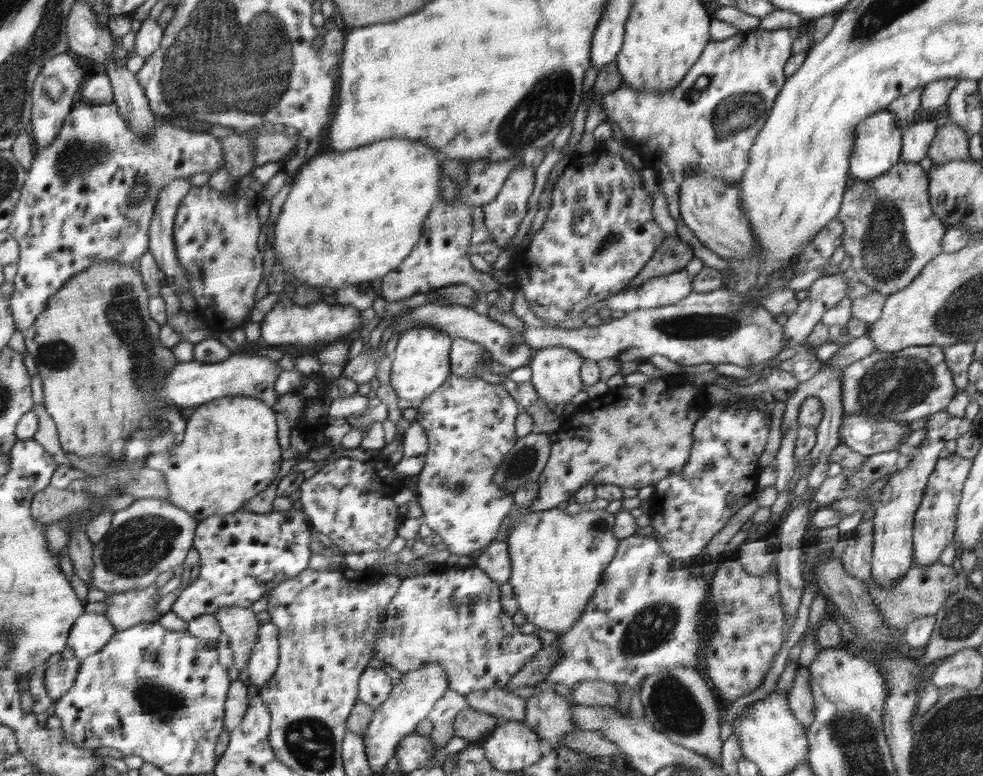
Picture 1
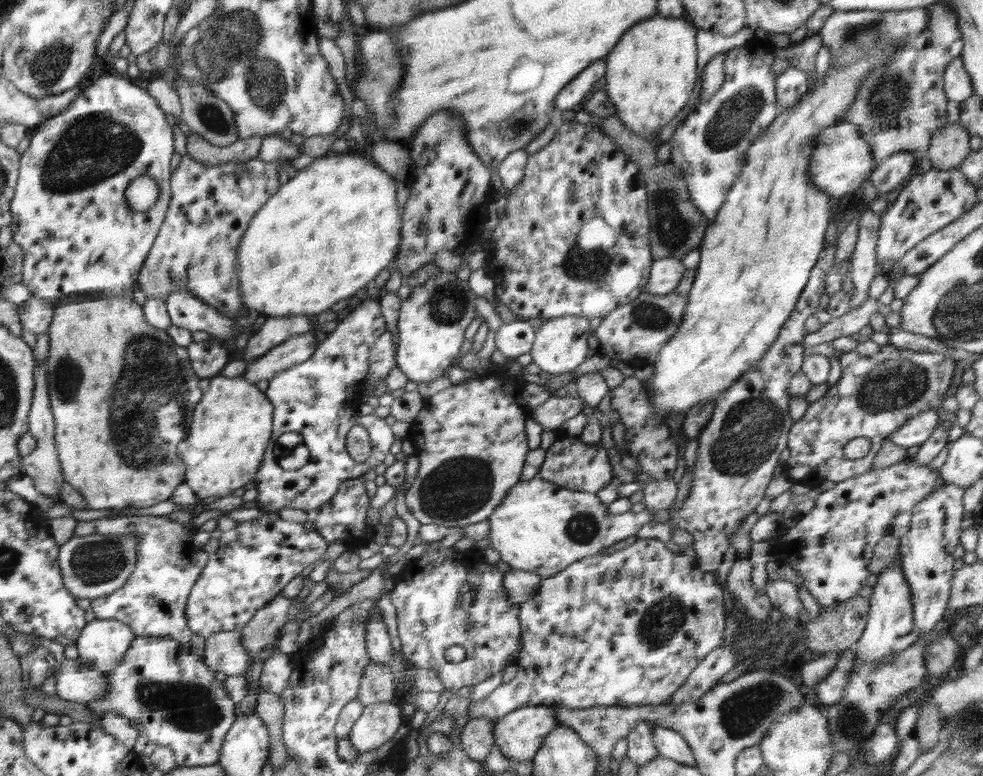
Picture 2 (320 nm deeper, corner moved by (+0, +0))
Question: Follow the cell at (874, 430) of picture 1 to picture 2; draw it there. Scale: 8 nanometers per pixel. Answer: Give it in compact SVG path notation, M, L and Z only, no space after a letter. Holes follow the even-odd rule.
M933 410L924 411L914 418L907 420L898 430L888 435L886 441L909 449L913 446L921 447L930 438L934 427L939 422L939 413Z

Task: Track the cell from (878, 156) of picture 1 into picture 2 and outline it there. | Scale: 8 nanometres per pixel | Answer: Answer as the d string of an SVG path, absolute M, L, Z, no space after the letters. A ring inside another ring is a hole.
M851 122L838 123L821 130L815 136L815 147L811 152L810 181L822 193L838 198L858 190L872 176L876 164L871 146L860 134L859 128Z

